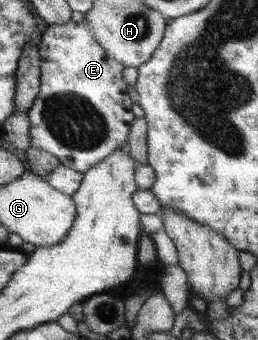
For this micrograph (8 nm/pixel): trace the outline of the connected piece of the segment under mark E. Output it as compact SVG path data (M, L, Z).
M65 22L47 27L37 42L40 54L40 90L27 115L31 128L31 148L53 154L61 165L85 173L113 152L123 148L128 139L132 122L136 119L131 111L133 100L127 94L128 84L123 79L126 66L115 60L97 42L89 22Z

